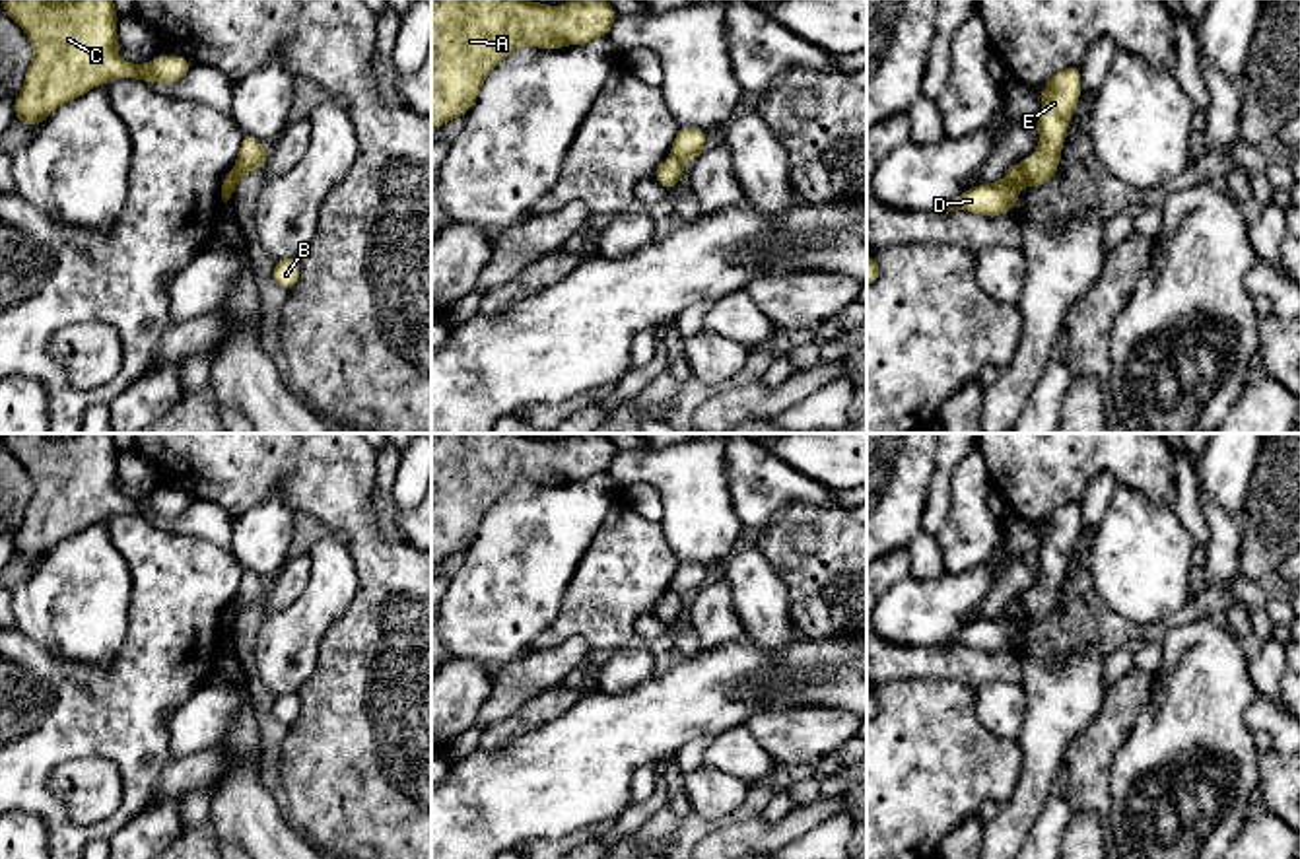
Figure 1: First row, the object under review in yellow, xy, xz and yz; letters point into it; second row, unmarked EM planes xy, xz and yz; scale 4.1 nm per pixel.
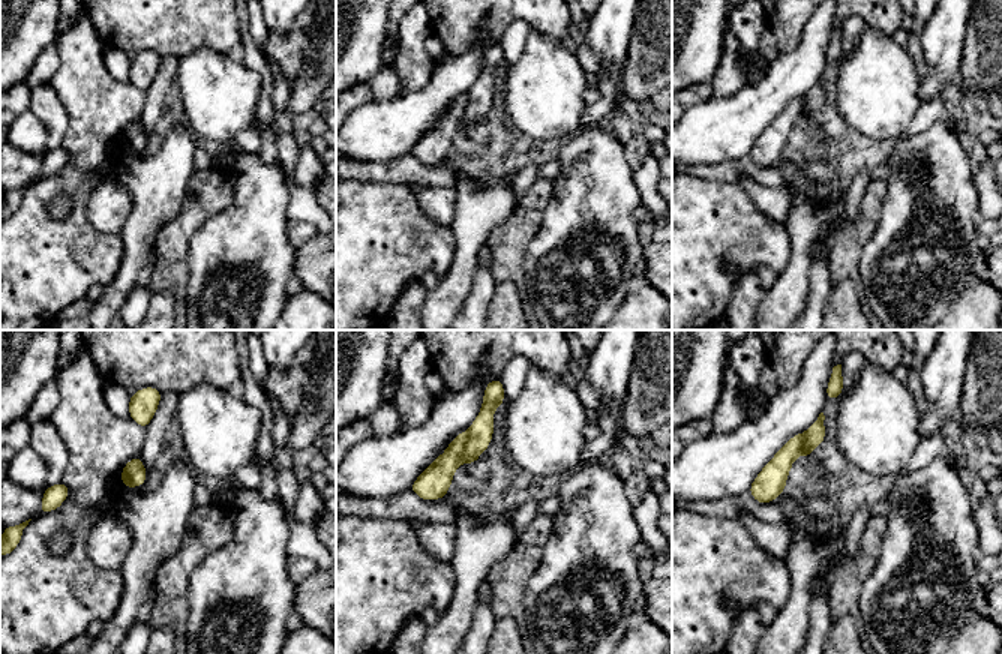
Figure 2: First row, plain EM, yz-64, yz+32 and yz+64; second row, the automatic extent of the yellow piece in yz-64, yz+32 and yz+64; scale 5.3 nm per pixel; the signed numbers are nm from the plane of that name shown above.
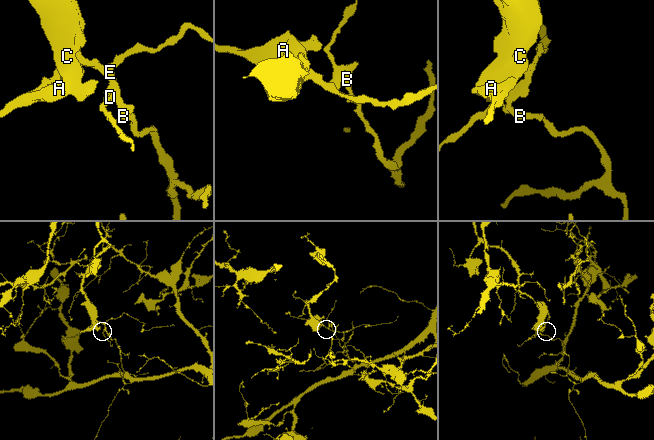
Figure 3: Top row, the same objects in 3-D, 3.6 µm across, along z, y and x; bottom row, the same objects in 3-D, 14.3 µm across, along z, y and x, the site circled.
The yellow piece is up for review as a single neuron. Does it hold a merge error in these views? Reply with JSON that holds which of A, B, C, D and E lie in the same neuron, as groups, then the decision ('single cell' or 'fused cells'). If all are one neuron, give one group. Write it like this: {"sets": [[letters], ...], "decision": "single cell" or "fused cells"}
{"sets": [["A", "C", "E"], ["B", "D"]], "decision": "fused cells"}

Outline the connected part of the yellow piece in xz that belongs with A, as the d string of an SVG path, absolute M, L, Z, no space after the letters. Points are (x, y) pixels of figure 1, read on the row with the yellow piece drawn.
M437 0L431 6L431 130L464 117L486 76L517 47L564 49L608 37L616 10L606 0L548 6L527 0Z

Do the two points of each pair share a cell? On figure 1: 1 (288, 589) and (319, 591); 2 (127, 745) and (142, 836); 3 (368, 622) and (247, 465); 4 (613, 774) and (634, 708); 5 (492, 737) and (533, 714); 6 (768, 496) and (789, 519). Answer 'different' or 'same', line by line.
1: different
2: different
3: same
4: same
5: same
6: different

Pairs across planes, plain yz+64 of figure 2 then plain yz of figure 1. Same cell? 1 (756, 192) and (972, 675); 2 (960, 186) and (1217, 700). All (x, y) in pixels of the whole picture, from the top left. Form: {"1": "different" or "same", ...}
{"1": "different", "2": "same"}

